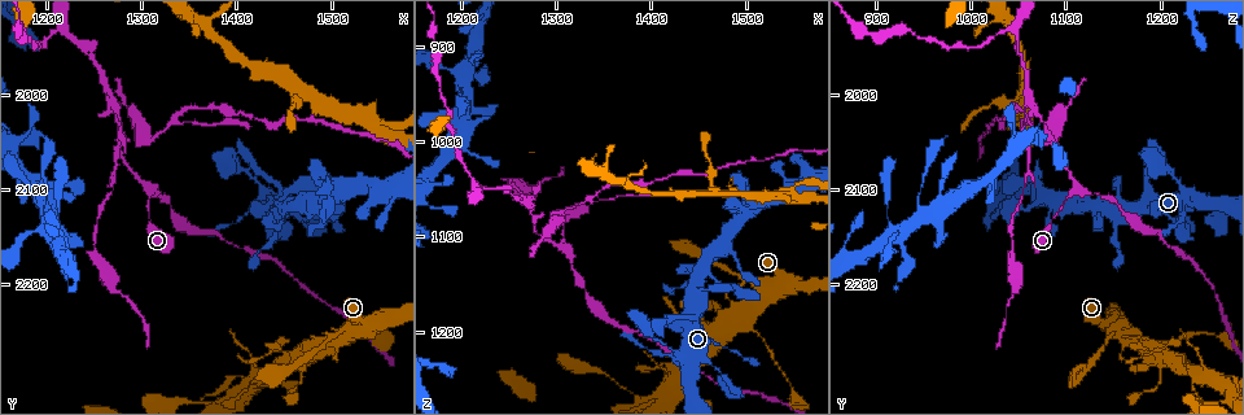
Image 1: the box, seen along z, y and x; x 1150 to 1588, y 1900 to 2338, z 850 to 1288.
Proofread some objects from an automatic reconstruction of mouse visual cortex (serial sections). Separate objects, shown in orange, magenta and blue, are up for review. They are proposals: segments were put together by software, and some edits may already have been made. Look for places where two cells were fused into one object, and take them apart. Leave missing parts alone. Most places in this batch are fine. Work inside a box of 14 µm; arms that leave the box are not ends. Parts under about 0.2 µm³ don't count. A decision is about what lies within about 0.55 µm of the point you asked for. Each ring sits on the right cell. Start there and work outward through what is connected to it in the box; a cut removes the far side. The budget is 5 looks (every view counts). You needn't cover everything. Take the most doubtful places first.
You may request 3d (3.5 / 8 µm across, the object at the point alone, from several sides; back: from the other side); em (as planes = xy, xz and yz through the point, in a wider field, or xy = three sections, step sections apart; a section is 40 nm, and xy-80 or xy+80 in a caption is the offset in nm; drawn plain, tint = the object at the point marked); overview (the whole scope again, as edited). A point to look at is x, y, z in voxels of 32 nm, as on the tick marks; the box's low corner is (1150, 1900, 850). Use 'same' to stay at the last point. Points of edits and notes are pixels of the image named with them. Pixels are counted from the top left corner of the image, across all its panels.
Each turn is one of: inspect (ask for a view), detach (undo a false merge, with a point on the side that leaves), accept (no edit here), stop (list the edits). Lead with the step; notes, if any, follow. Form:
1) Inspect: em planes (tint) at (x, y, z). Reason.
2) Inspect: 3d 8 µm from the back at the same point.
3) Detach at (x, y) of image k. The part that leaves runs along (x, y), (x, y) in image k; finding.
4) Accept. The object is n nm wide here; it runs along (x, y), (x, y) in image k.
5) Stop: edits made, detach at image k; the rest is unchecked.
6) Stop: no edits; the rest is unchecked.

Inspect: 3d 8 µm at (1310, 2100, 1110). Sharp bend.

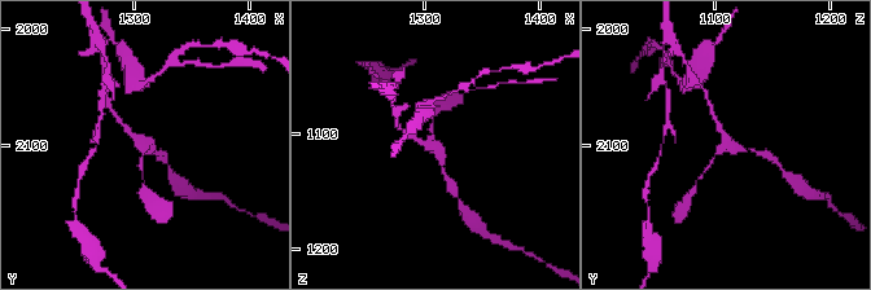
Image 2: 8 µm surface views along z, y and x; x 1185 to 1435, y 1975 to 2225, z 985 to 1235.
Inspect: 3d 3.5 µm at (1304, 2102, 1110). Closer look.

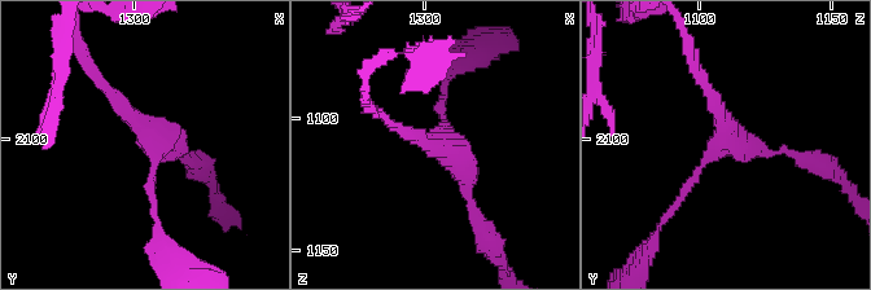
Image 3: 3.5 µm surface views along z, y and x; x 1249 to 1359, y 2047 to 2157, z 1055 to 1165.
Inspect: em xy step 2 (tint) at (1307, 2101, 1110).

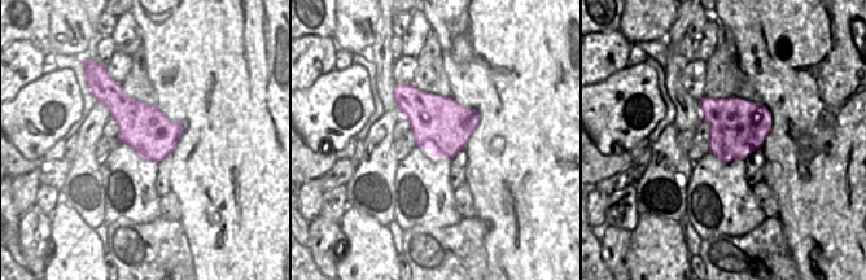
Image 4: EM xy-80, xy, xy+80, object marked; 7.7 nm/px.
Accept. It runs along (152, 211), (156, 144), (96, 77) in image 3; continuous, no second cell.

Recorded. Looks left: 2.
Inspect: 3d 3.5 µm at (1265, 2010, 1065). Side arm on a straight run.

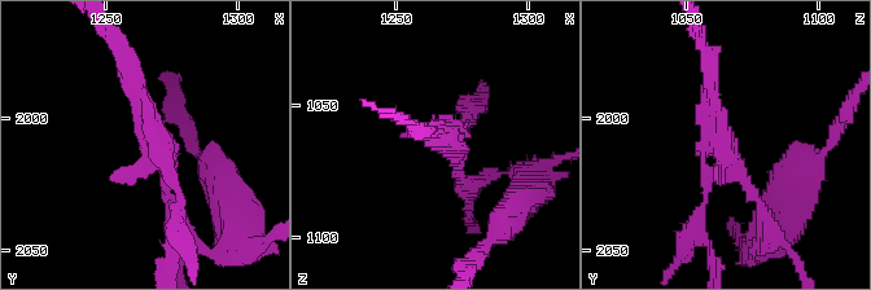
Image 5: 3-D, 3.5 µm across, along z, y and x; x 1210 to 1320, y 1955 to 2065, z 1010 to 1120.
Inspect: em planes (tint) at (1269, 2008, 1064).

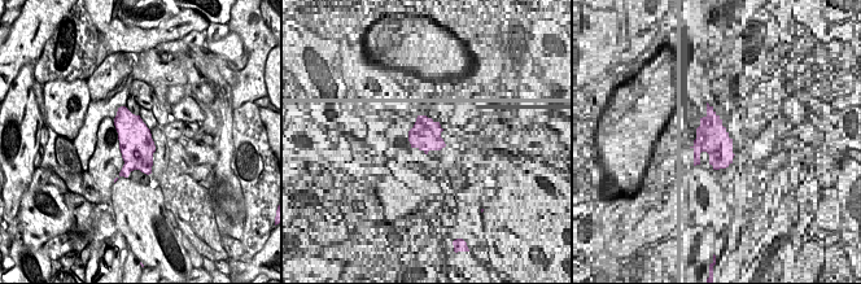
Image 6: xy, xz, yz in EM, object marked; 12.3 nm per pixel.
Detach at (179, 197) of image 5. A second cell is stuck on.

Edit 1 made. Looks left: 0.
Stop: edits made, detach at image 5; the rest is unchecked.

